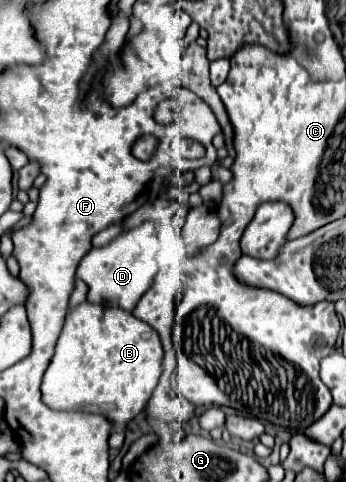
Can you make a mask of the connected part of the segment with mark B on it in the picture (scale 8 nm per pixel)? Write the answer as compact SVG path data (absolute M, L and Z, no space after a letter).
M85 301L65 319L55 355L43 375L43 403L55 411L95 413L113 425L127 427L157 387L161 361L163 347L155 329L127 311Z

